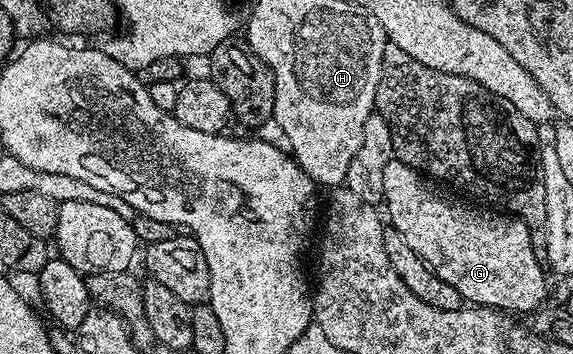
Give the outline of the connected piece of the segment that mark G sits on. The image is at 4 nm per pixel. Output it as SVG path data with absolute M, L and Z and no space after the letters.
M395 158L391 159L382 172L382 190L384 191L383 207L388 207L387 219L390 224L396 228L399 237L405 240L430 267L436 271L436 278L439 281L444 281L454 286L461 294L463 299L472 306L483 306L485 308L494 308L508 312L532 312L539 306L544 298L544 272L546 273L545 265L538 258L534 258L534 246L530 242L530 230L526 226L526 222L522 222L519 216L511 214L501 214L499 211L487 212L484 208L475 208L472 204L463 204L460 200L455 200L452 196L447 196L444 192L439 192L437 185L423 172L417 172L415 168L409 164L403 164L402 161Z

